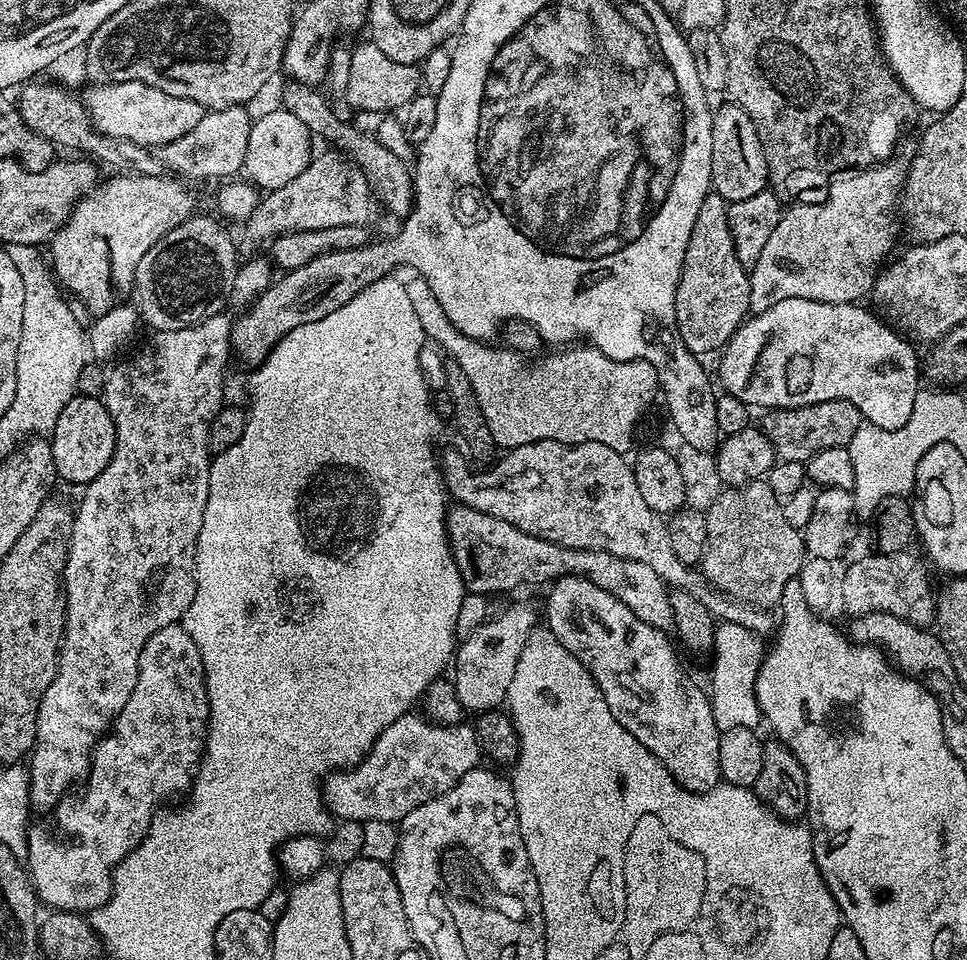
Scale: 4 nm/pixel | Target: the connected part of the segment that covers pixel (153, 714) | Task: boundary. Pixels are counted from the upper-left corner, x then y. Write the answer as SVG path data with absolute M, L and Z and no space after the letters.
M180 624L166 626L158 630L150 642L146 642L138 658L138 682L134 682L134 694L130 694L126 706L122 706L122 710L116 713L110 731L96 745L92 766L79 789L81 792L77 796L65 796L54 809L57 826L69 836L68 845L56 844L55 838L44 828L32 826L27 830L26 866L37 897L43 903L45 900L49 909L88 914L107 902L112 895L112 871L122 862L122 858L126 858L126 854L130 854L144 841L158 808L156 803L166 799L172 788L189 787L194 764L188 760L179 760L174 753L168 752L168 724L176 723L180 727L176 732L177 738L188 740L199 728L201 731L205 727L207 719L208 698L198 646L194 646L194 638L190 638L188 631Z

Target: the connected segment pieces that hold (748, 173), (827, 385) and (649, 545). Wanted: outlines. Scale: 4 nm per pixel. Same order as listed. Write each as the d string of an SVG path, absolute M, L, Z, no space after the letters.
M728 102L725 108L717 107L712 118L712 188L722 199L731 202L754 198L754 194L765 191L768 187L768 163L754 122L735 102Z
M786 298L782 302L774 302L766 310L749 315L740 329L728 339L722 351L719 353L720 359L720 384L727 395L738 398L743 404L755 406L757 404L760 410L775 410L777 408L801 408L810 406L818 402L830 402L831 400L845 400L854 406L858 406L861 417L867 423L874 424L879 428L896 430L906 424L906 418L910 418L910 410L914 410L914 398L917 392L921 391L922 372L918 367L918 356L911 343L899 332L895 332L889 324L885 324L875 311L860 308L859 303L851 304L831 304L830 302L818 302L810 298Z
M534 441L507 449L495 462L481 467L481 472L475 472L469 457L459 447L456 448L448 448L438 456L447 495L451 499L453 496L456 504L464 504L468 508L482 510L482 514L502 518L502 522L510 522L510 526L516 526L534 538L554 542L563 548L606 550L606 554L618 554L618 558L646 562L646 566L650 566L650 570L654 570L654 574L658 574L658 578L662 578L669 589L683 589L693 598L707 586L708 581L695 567L678 560L670 544L665 517L646 506L642 490L638 490L638 482L632 473L632 464L624 461L625 457L610 446L594 441L581 444Z

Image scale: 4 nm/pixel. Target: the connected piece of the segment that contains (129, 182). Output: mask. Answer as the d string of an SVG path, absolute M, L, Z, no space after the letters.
M112 175L109 180L101 179L95 188L80 197L67 220L56 229L50 241L52 260L56 263L57 274L64 276L72 264L71 256L96 251L108 263L108 276L113 286L131 289L142 254L146 254L158 238L188 219L188 192L179 188L175 179L166 180L163 175Z

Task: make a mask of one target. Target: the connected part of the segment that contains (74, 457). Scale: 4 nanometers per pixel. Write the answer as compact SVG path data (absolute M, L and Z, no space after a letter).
M77 394L58 414L58 422L50 433L52 457L56 475L61 481L69 480L72 484L87 486L110 462L116 445L116 427L108 407L100 396Z

